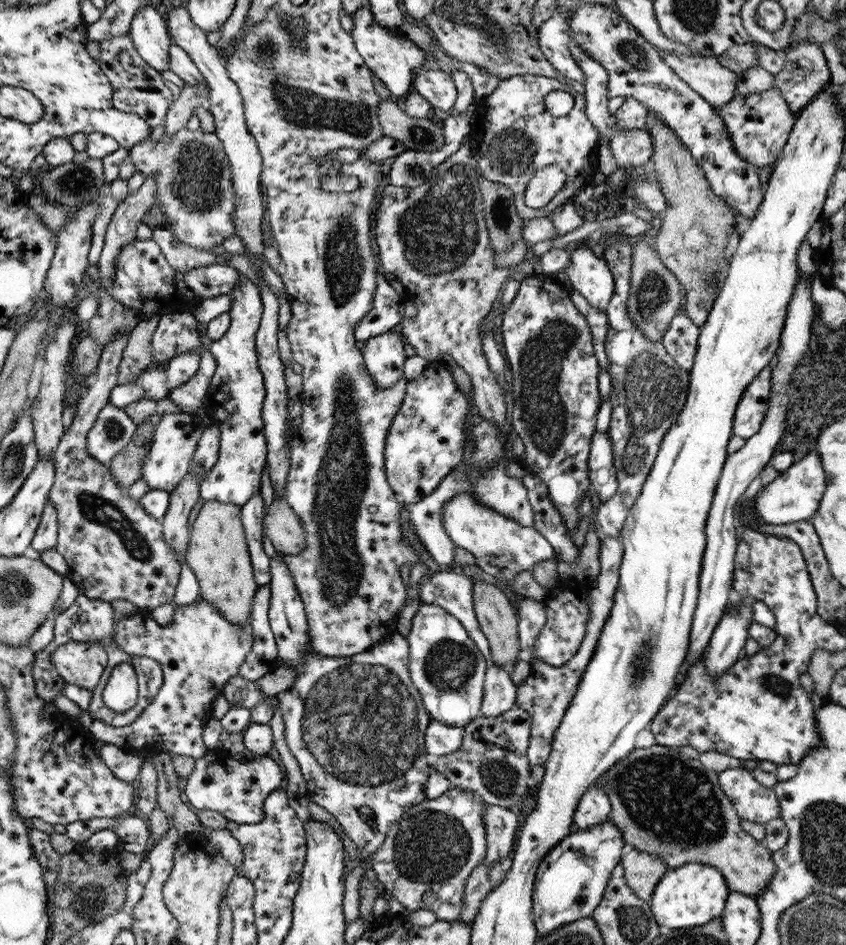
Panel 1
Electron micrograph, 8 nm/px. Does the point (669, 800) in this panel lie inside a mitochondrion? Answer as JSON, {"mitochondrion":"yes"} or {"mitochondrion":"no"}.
{"mitochondrion":"yes"}

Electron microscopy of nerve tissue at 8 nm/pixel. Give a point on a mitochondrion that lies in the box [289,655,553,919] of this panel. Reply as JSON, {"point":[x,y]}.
{"point":[360,722]}

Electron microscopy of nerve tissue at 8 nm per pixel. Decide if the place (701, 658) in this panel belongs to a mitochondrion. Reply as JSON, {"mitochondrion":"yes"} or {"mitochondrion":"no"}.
{"mitochondrion":"no"}

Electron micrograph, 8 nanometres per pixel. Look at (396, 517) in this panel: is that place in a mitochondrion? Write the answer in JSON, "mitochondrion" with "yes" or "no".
{"mitochondrion":"no"}

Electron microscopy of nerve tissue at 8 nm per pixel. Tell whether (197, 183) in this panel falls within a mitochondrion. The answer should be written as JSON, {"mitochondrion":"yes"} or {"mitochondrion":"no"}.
{"mitochondrion":"yes"}

